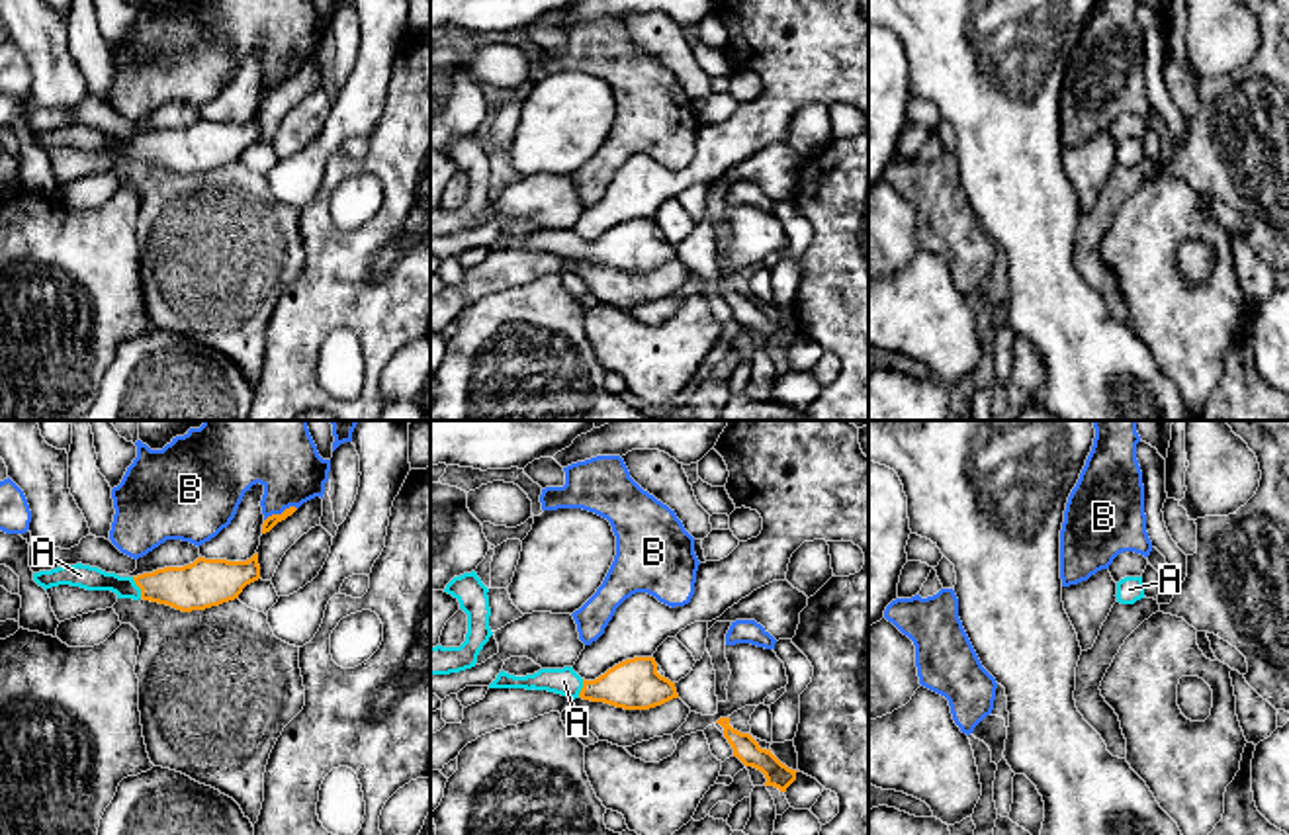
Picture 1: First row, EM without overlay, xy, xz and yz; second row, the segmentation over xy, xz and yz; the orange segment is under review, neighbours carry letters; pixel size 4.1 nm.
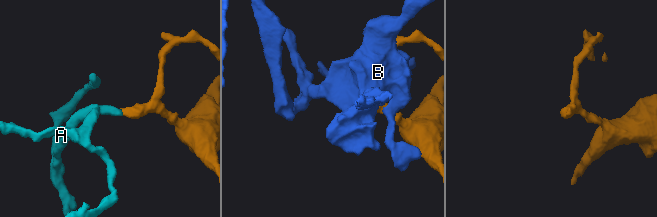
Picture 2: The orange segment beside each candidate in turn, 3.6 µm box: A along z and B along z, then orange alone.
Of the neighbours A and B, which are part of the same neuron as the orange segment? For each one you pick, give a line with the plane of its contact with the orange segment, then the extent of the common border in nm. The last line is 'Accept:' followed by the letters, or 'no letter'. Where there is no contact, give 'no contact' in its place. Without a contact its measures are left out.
A: meets orange in xy; contact 100 nm long
Accept: A

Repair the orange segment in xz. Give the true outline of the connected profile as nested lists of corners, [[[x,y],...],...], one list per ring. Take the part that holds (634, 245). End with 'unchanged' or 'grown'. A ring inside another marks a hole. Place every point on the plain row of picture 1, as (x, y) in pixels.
[[[653,219],[626,221],[595,242],[581,241],[573,229],[540,231],[526,239],[501,233],[489,250],[548,252],[571,262],[604,264],[624,272],[649,272],[679,260],[675,244],[657,235]]]; grown

